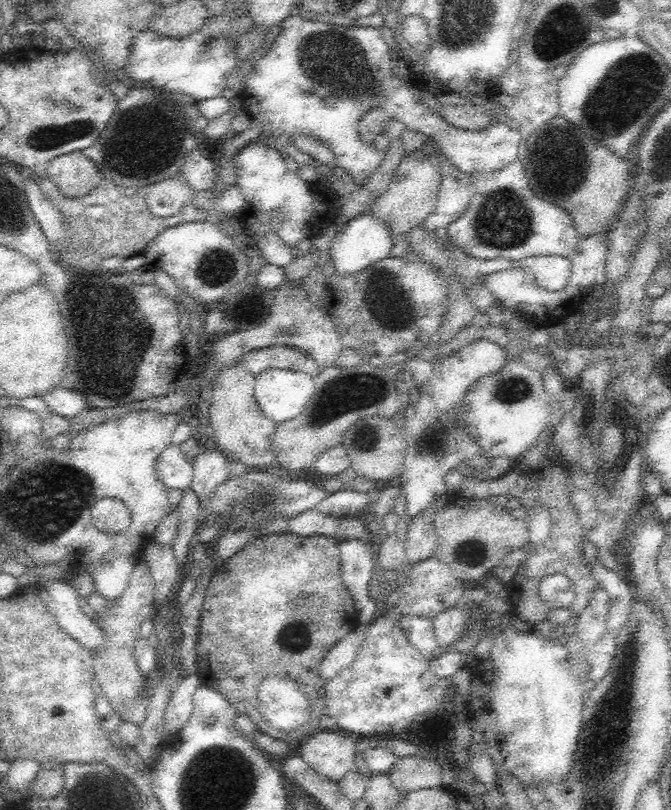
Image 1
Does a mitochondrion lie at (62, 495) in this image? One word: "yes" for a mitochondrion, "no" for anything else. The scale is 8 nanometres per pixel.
yes

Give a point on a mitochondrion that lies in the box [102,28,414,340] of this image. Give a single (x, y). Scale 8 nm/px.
(324, 62)

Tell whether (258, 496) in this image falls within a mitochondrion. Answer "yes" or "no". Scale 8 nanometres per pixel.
yes

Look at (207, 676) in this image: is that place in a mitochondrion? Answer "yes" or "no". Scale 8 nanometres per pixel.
no

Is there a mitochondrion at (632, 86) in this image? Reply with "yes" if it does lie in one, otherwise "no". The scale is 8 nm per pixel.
yes

